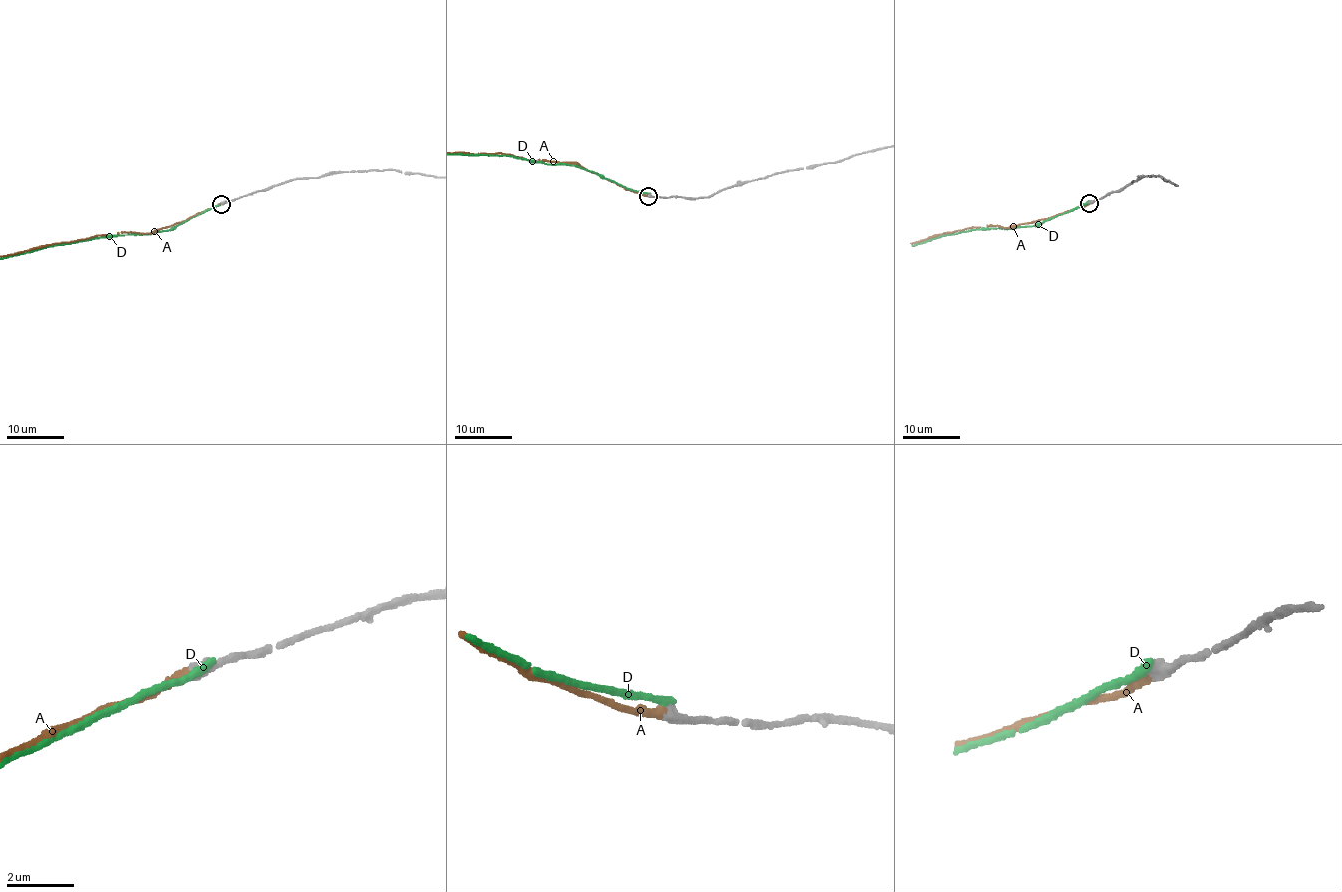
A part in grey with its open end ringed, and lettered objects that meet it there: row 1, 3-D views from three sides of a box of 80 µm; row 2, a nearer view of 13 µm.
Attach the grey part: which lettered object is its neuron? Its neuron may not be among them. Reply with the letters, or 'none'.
A

